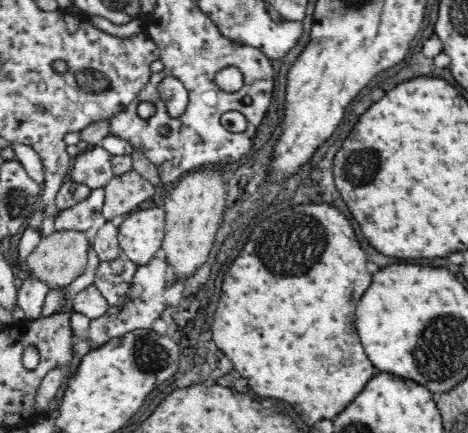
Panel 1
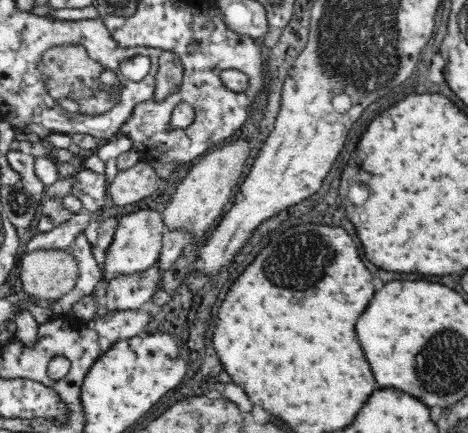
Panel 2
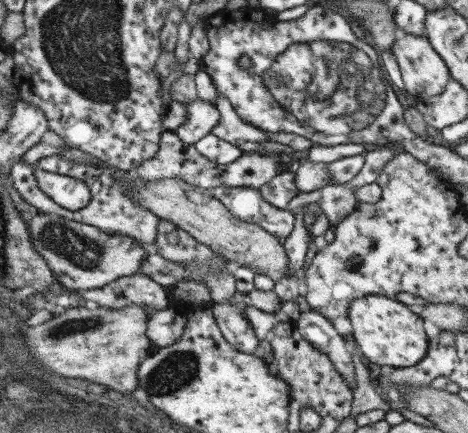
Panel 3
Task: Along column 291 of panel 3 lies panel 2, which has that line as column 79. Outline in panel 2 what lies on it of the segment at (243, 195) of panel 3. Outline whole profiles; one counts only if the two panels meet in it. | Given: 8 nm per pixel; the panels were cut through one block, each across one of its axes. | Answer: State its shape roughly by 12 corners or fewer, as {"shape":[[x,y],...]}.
{"shape":[[90,212],[50,232],[40,232],[26,244],[34,250],[72,250],[80,230],[88,230]]}

